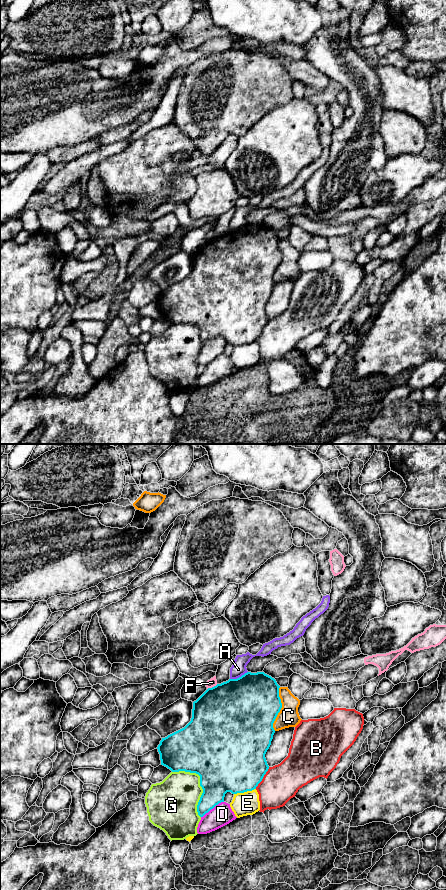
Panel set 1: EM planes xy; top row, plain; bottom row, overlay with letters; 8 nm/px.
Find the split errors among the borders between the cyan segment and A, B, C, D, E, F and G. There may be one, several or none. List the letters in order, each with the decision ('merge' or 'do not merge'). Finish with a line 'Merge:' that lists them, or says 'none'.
A: do not merge
B: do not merge
C: do not merge
D: do not merge
E: do not merge
F: do not merge
G: do not merge
Merge: none

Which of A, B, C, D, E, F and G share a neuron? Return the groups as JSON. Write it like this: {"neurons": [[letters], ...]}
{"neurons": [["A"], ["B"], ["C"], ["D"], ["E"], ["F"], ["G"]]}

